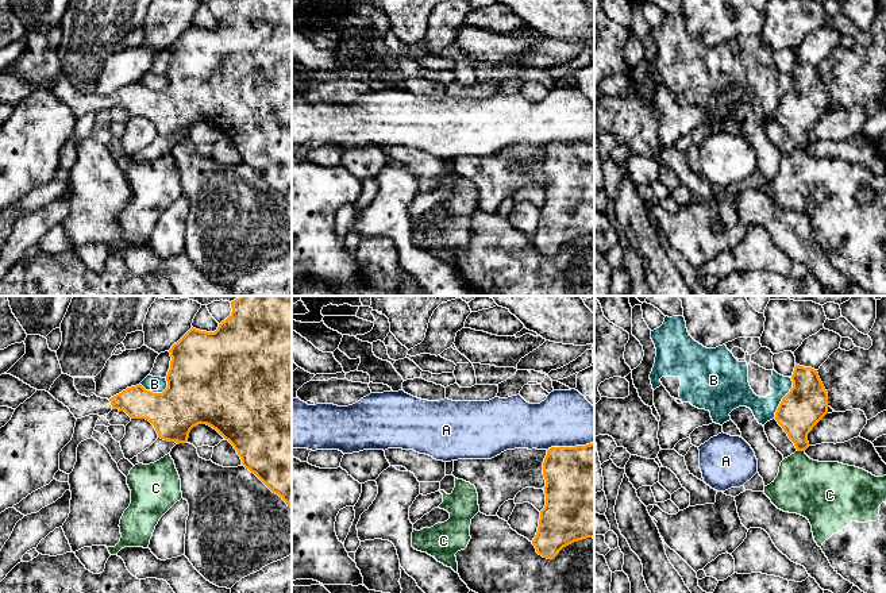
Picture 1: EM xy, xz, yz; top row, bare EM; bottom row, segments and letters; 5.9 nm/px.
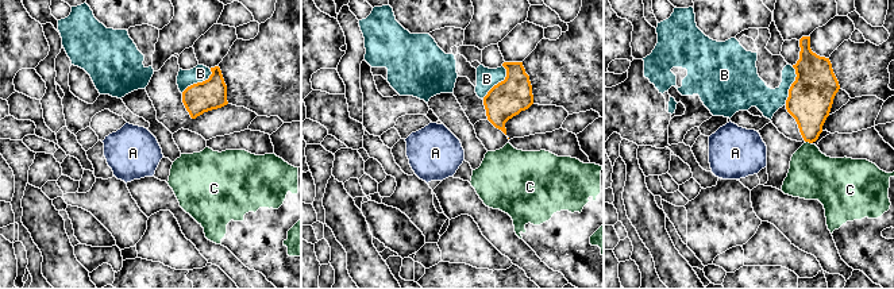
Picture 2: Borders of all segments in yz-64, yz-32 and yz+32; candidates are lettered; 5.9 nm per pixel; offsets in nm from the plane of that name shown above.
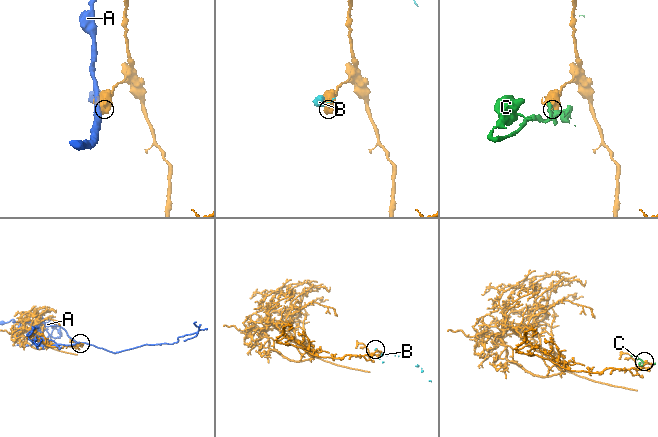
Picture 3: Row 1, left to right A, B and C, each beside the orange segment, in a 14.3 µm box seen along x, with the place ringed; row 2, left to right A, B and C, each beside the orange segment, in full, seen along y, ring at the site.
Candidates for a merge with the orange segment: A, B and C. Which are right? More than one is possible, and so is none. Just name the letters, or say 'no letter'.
no letter

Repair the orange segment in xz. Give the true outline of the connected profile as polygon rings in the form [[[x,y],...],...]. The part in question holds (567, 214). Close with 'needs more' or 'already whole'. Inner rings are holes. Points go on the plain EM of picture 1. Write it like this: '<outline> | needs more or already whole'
[[[594,140],[575,145],[551,145],[543,159],[546,203],[532,242],[536,250],[554,257],[559,249],[582,236],[594,236]]] | already whole

